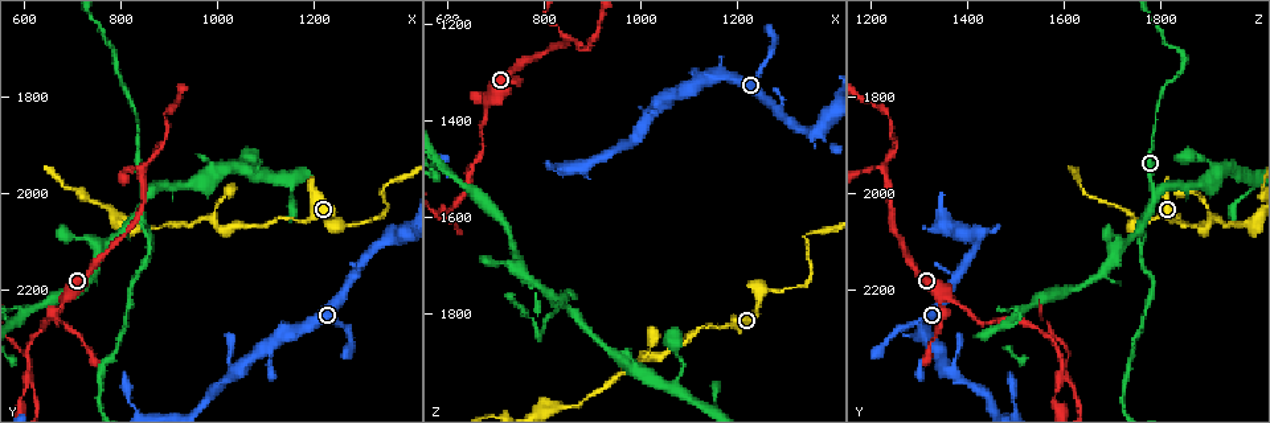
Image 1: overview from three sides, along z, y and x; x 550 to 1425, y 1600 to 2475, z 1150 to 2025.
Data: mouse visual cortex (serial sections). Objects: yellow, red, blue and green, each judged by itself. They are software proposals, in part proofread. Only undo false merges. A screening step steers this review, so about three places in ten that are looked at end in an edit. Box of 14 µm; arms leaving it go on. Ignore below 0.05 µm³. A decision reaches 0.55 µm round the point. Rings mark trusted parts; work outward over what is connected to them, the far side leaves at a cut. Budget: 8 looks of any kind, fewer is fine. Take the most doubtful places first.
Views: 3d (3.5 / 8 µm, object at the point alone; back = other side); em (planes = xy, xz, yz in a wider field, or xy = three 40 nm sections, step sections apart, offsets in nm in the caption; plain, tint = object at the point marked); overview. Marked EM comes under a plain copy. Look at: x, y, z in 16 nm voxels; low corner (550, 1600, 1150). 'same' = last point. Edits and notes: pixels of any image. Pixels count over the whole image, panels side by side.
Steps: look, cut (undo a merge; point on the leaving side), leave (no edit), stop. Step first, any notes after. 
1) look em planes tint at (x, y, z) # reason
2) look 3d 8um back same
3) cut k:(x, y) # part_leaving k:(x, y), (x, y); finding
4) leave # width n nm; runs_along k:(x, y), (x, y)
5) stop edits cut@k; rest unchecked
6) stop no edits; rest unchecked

look 3d 8um at (610, 2355, 1595) # four-way junction

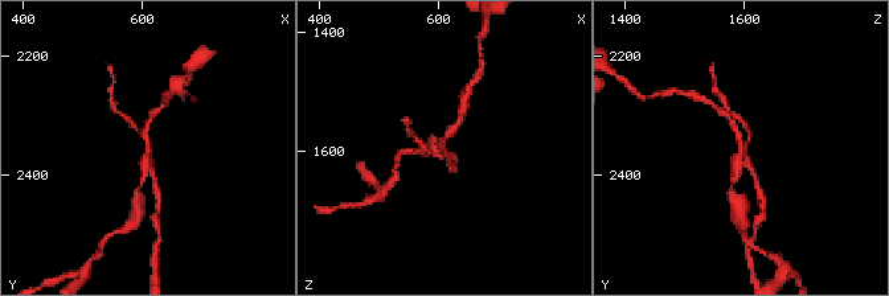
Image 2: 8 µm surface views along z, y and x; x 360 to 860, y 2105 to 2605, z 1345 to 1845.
look 3d 3.5um back at (615, 2355, 1600) # closer look

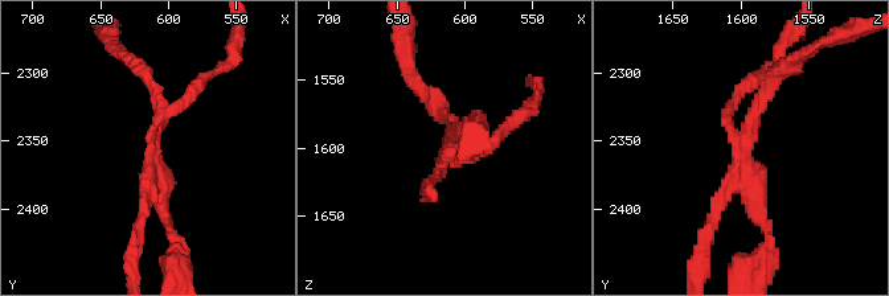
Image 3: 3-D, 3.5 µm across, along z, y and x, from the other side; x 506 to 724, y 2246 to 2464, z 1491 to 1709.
look em xy step 3 tint at (612, 2356, 1598) # arms 4; arm_widths 150, 150, 150, 200 nm; shape alone is not enough

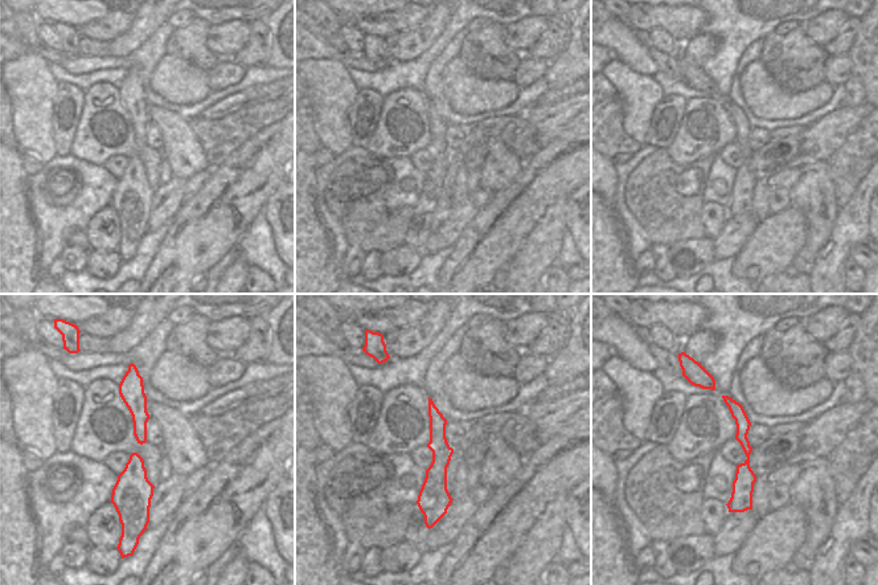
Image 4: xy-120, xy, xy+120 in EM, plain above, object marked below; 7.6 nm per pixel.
cut 3:(192, 93) # part_leaving 3:(148, 155), (132, 276); two cells meet here

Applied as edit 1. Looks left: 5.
look overview

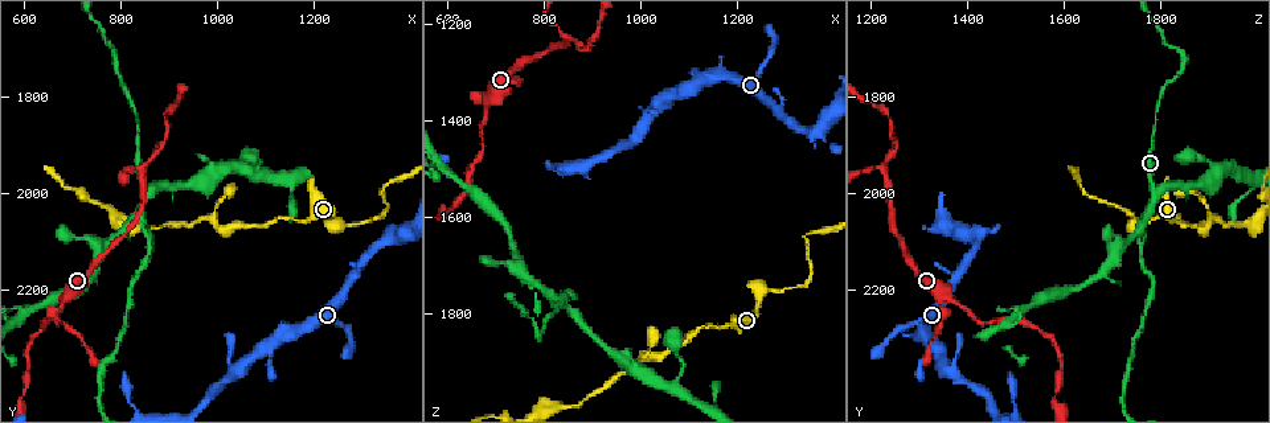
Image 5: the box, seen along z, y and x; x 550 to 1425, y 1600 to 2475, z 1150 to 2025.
look 3d 3.5um at (840, 1950, 1225) # branch point

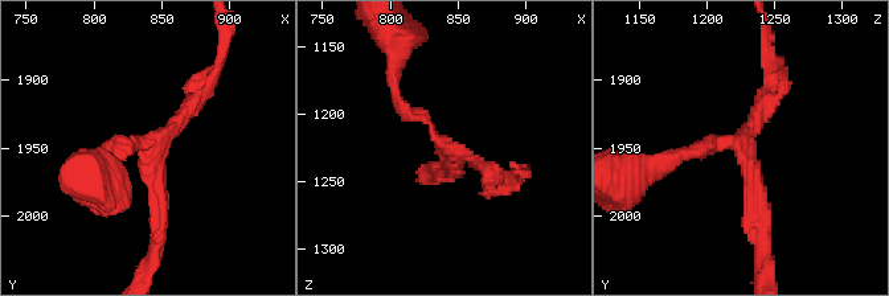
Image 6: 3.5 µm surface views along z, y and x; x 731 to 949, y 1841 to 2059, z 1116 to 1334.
look em planes tint at (842, 1958, 1226) # arms 3; arm_widths 150, 200, 200 nm; now the EM

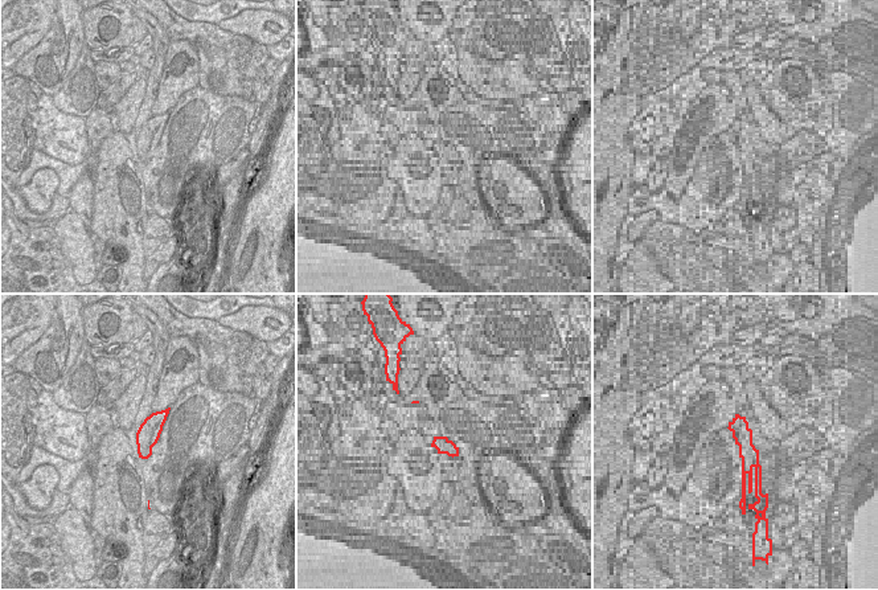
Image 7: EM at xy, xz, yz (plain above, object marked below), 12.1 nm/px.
look em xy step 3 tint same

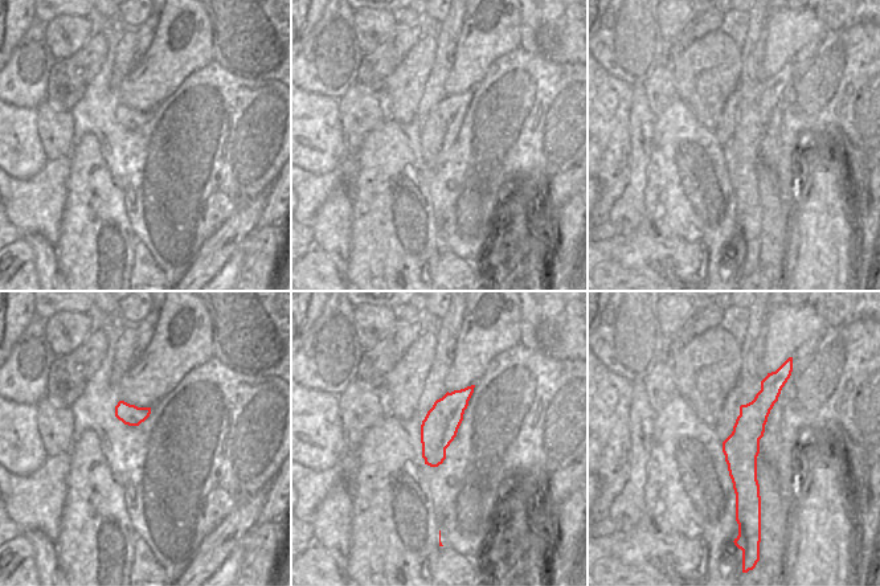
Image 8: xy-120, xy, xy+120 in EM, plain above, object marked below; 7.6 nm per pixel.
leave # runs_along 6:(155, 241), (151, 155), (208, 90); one cell here

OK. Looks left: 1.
stop edits cut@3; rest unchecked

